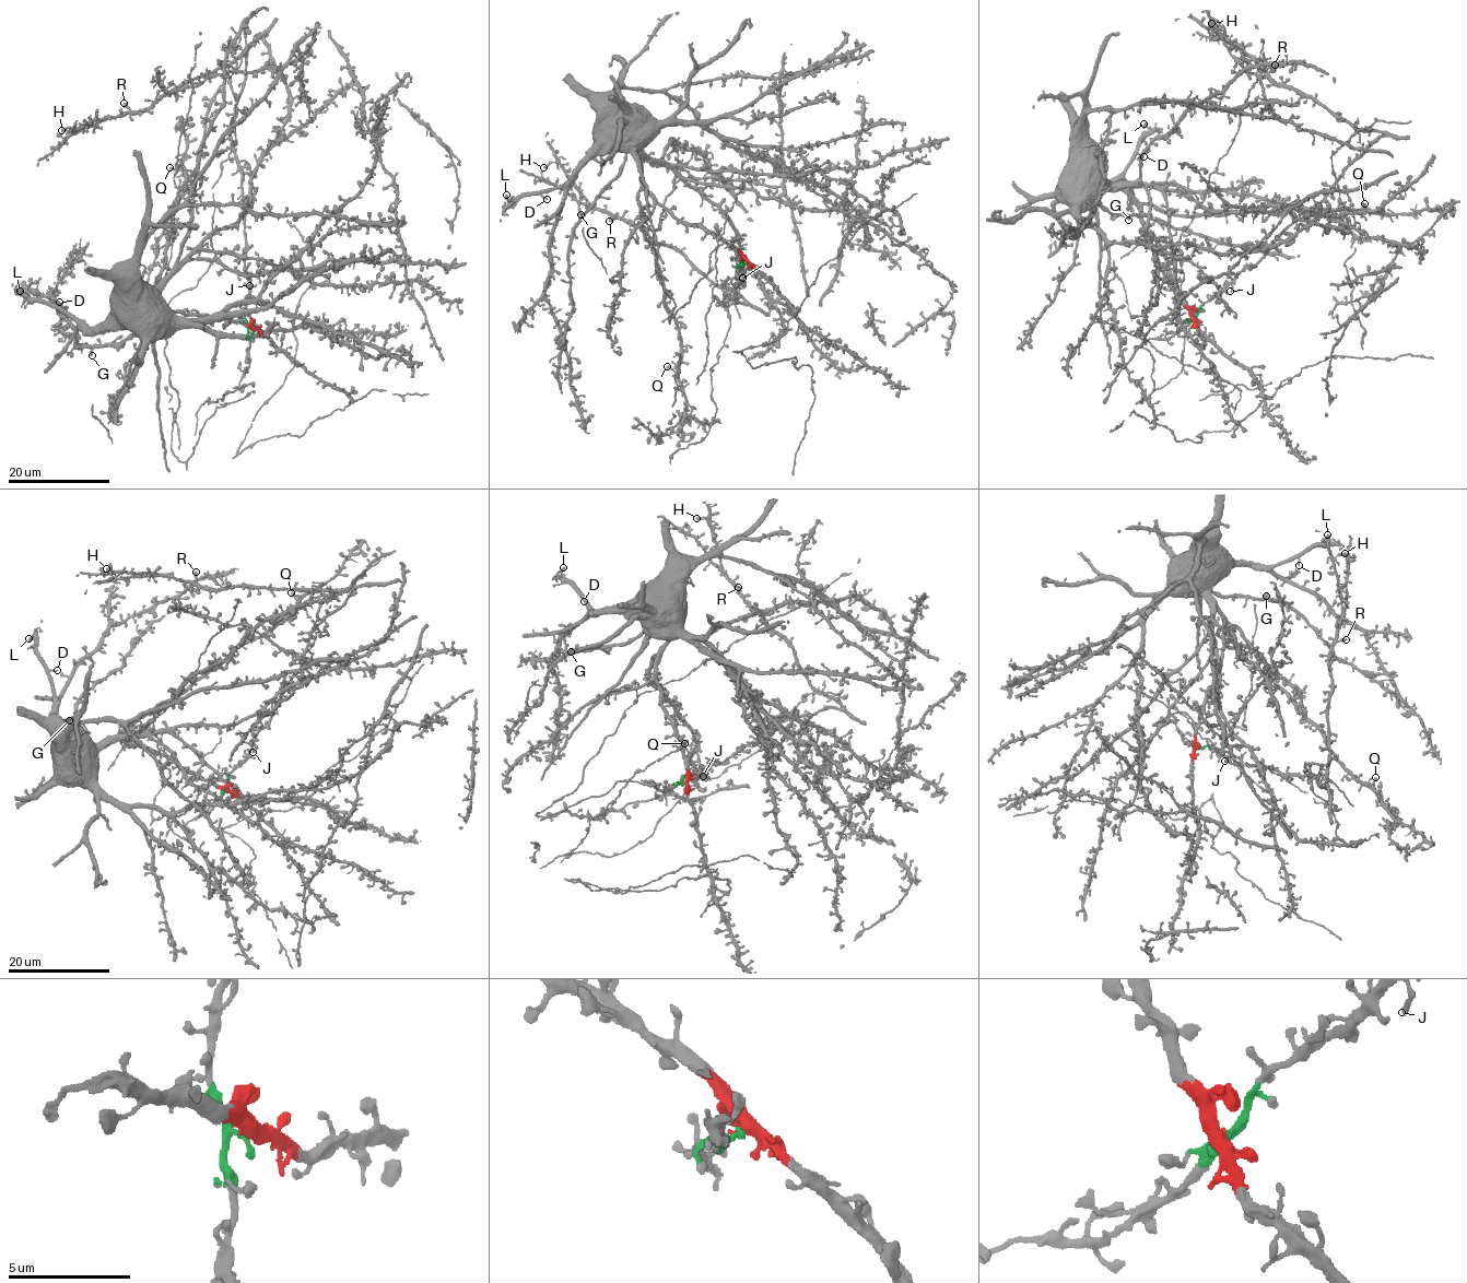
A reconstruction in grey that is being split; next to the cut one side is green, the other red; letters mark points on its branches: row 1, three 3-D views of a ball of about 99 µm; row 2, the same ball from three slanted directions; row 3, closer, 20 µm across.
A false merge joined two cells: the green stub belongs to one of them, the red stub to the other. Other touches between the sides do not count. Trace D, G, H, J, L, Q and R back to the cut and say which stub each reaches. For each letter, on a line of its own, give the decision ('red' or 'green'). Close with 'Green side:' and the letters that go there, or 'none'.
D: red
G: red
H: green
J: green
L: red
Q: red
R: green
Green side: H, J, R

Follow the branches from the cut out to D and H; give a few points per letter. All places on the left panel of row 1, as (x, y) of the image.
D: (253, 329), (173, 312), (155, 294), (144, 308), (115, 312), (91, 328), (68, 317), (55, 305), (60, 302)
H: (253, 329), (246, 318), (242, 165), (231, 128), (254, 42), (149, 107), (61, 130)

